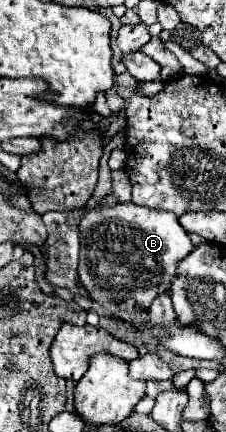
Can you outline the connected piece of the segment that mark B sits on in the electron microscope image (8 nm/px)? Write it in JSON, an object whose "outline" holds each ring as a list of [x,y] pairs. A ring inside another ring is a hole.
{"outline":[[[133,202],[89,210],[79,222],[79,230],[79,278],[91,292],[91,298],[107,308],[109,316],[119,316],[125,322],[137,322],[137,318],[119,314],[113,306],[113,298],[135,298],[137,304],[147,310],[155,296],[169,290],[177,274],[175,264],[193,250],[187,232],[179,228],[179,220],[173,212],[155,212]]]}

